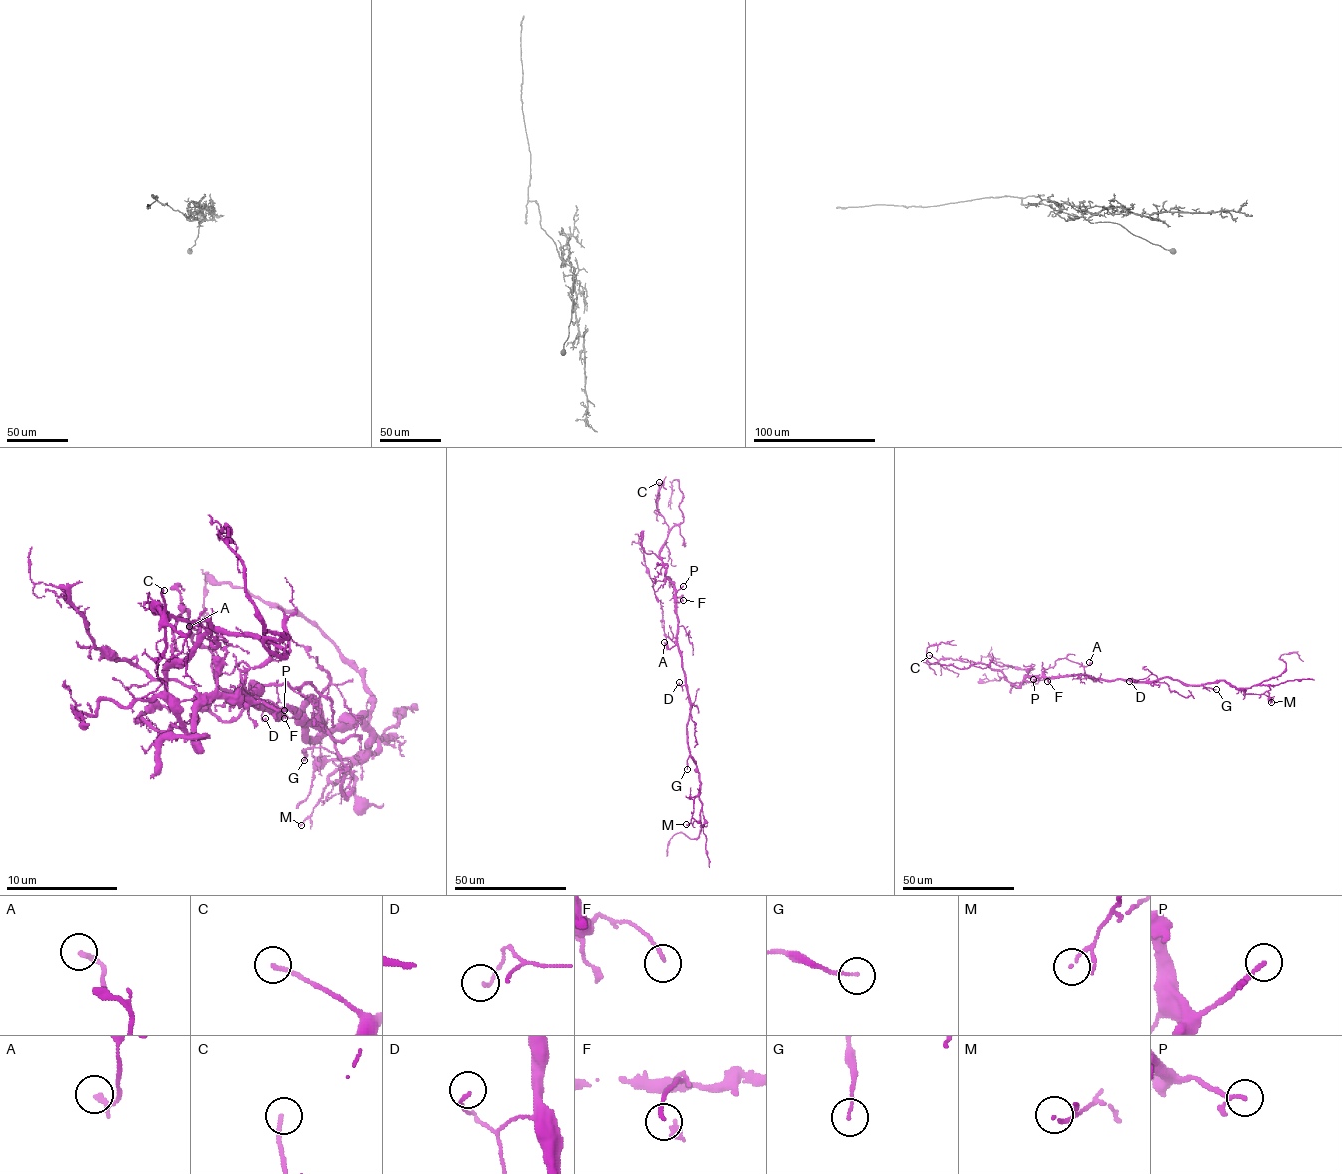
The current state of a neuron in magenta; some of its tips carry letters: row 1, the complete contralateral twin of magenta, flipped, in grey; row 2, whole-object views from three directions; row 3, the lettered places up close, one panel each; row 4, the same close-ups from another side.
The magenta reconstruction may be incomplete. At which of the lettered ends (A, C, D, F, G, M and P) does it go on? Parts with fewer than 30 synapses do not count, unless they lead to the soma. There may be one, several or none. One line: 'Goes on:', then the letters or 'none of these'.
Goes on: none of these

